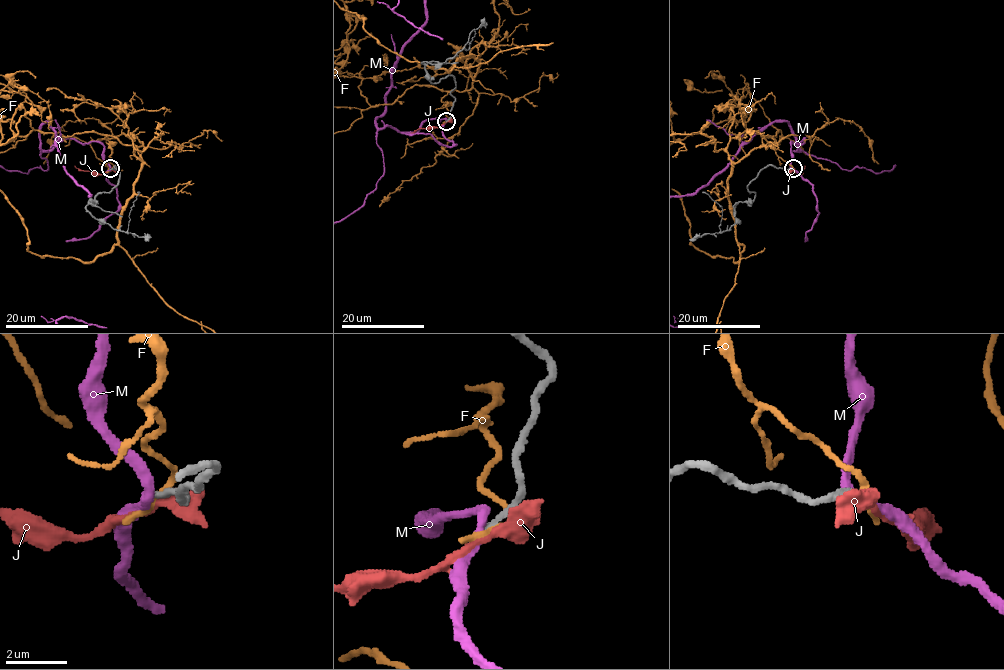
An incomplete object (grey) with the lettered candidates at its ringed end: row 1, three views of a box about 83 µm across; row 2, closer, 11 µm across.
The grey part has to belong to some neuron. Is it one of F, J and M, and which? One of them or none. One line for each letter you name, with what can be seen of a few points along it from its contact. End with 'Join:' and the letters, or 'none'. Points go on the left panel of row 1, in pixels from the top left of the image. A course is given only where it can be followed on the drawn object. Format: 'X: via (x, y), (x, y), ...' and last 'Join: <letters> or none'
Join: none

